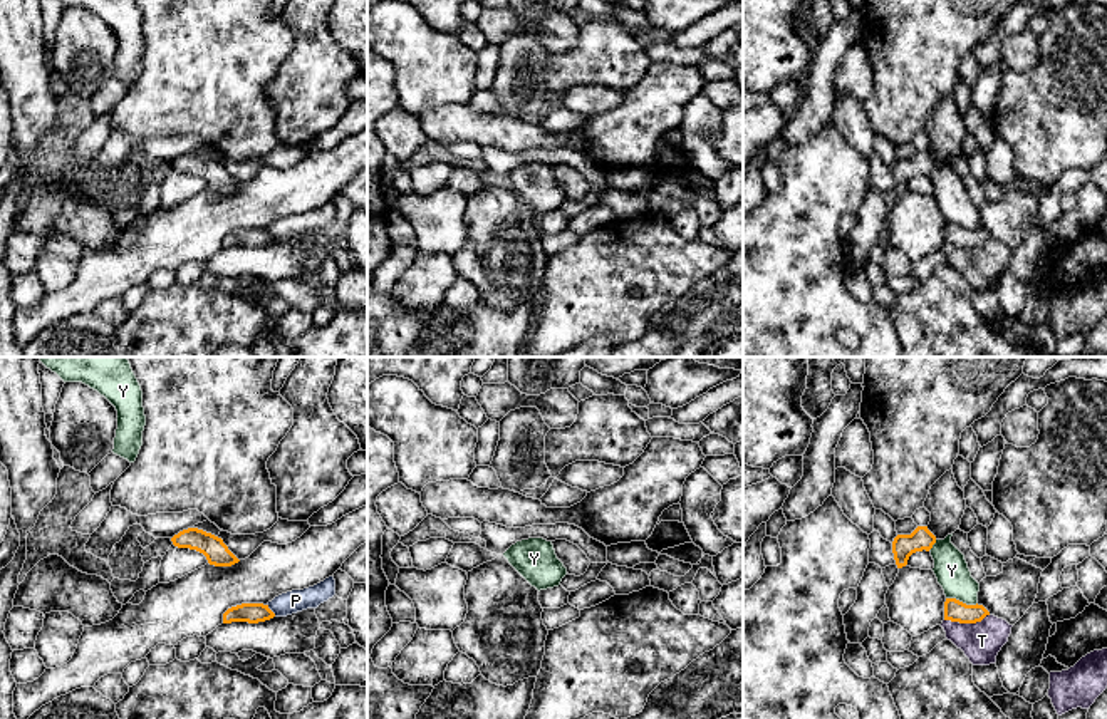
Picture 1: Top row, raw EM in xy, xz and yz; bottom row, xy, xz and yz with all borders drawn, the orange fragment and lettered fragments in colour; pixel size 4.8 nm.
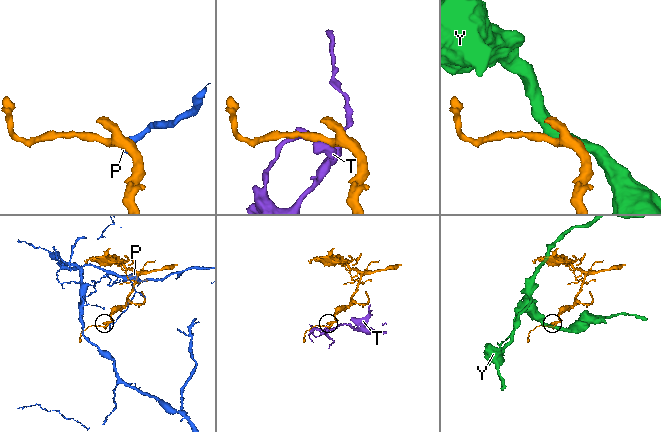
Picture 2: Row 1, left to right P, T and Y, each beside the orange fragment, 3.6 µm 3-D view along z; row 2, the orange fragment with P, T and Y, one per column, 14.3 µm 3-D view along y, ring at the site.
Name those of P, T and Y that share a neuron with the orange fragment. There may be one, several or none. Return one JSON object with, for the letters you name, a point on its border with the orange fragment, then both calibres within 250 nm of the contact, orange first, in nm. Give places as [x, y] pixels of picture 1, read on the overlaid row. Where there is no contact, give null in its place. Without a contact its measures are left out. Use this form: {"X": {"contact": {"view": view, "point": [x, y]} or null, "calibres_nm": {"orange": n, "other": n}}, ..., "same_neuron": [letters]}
{"same_neuron": []}

